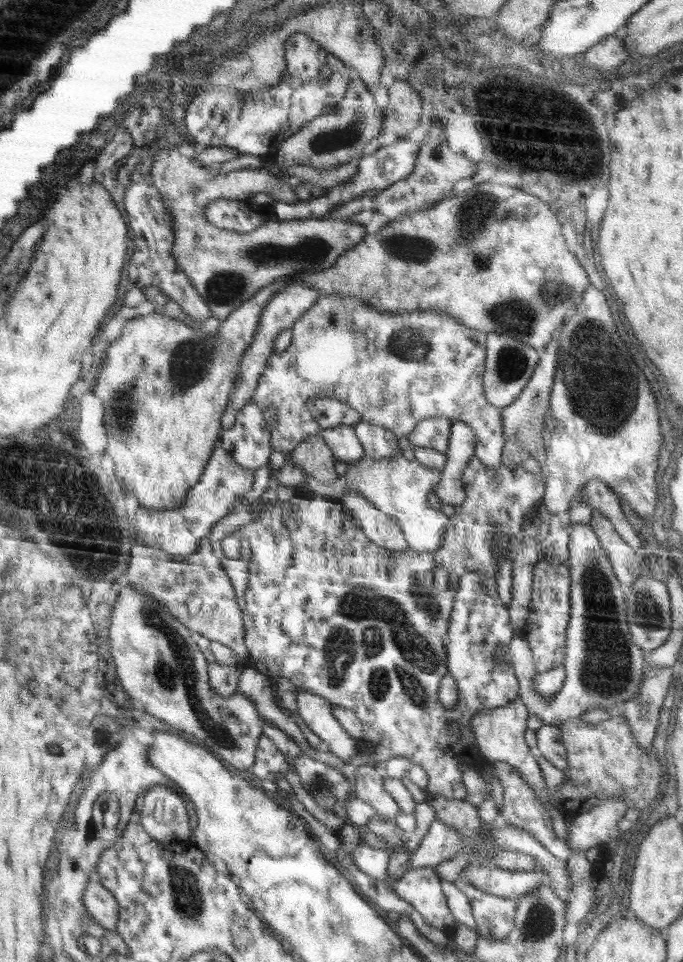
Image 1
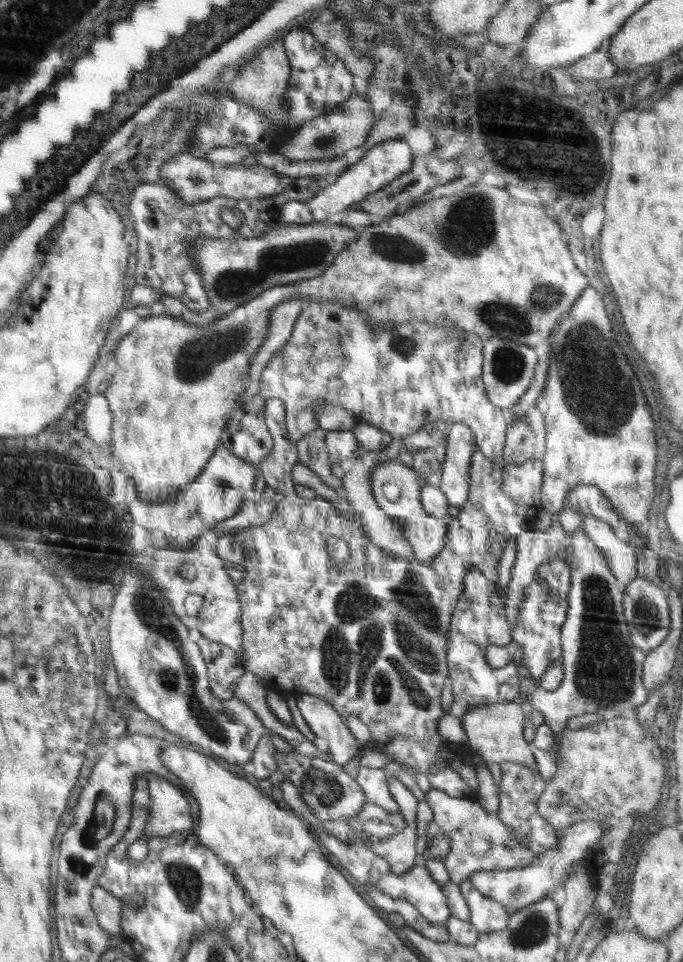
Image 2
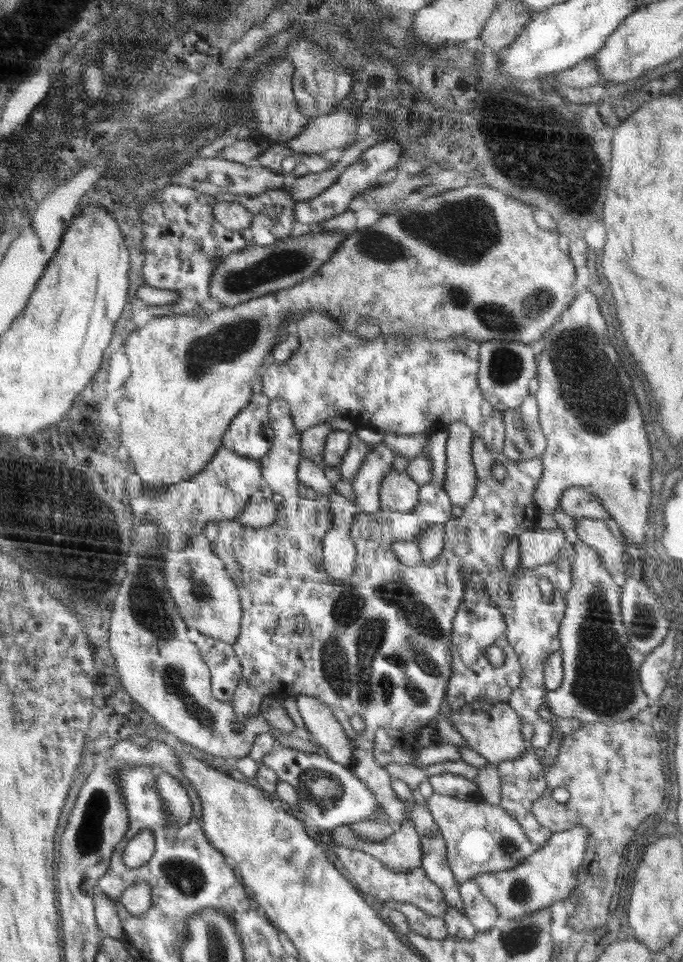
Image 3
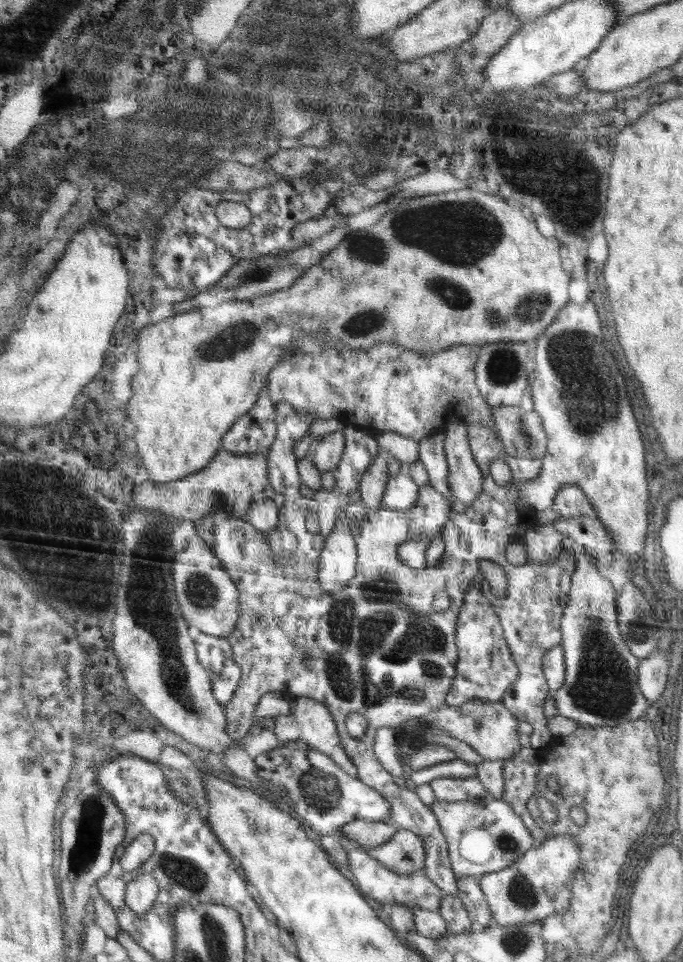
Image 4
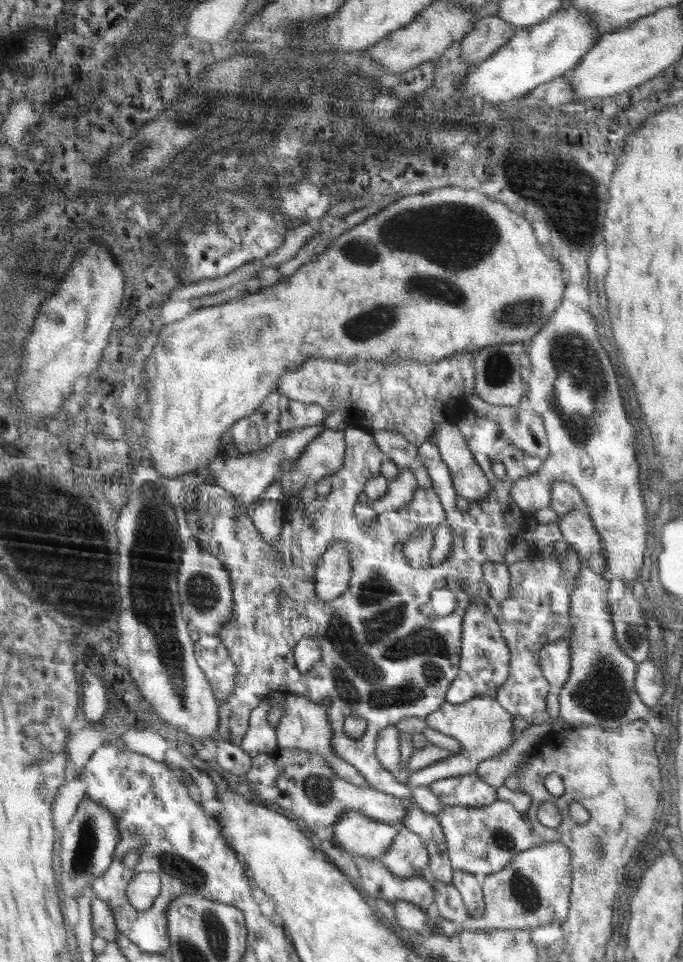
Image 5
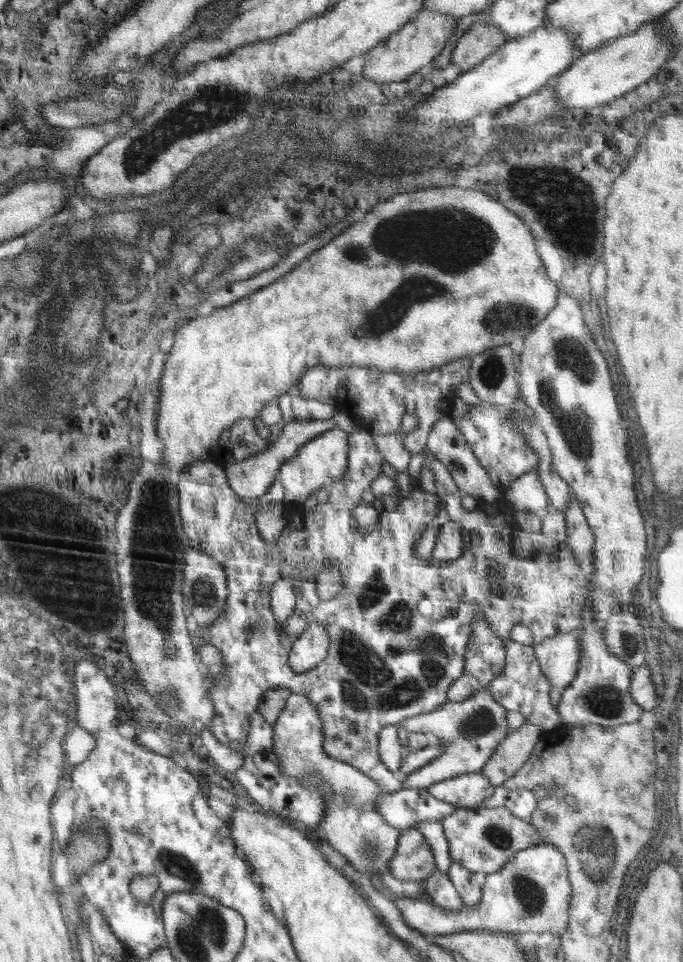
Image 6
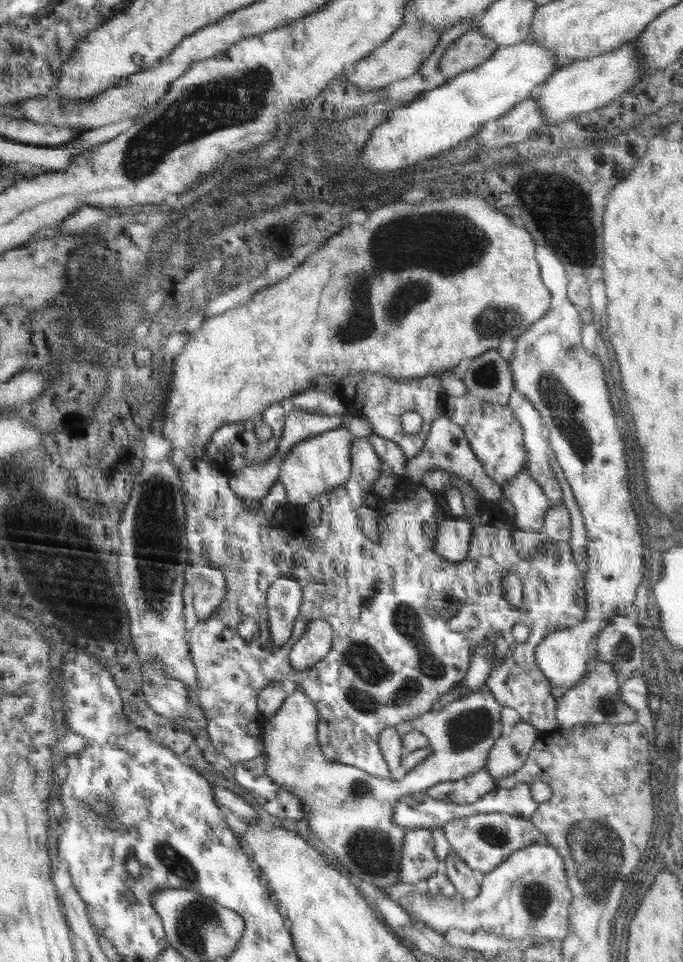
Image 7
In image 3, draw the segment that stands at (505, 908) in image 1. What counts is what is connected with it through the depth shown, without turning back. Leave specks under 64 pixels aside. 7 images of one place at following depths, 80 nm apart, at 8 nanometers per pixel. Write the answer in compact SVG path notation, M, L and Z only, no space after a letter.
M473 879L459 884L459 895L463 900L465 911L477 931L490 930L498 924L499 914L496 907L484 896Z

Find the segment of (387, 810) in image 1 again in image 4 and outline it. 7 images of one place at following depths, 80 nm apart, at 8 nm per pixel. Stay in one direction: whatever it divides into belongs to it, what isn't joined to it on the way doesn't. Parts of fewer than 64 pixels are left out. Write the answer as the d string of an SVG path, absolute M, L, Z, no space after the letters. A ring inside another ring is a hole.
M286 401L275 403L277 437L269 448L267 474L269 485L275 490L280 500L280 518L277 525L267 531L256 531L254 536L246 537L244 521L234 518L225 509L217 509L200 520L194 520L193 532L198 533L225 567L226 573L238 590L239 617L232 635L226 640L233 648L233 655L241 668L241 679L232 698L225 705L228 716L226 728L235 741L242 740L253 725L254 710L260 699L269 693L286 691L294 697L306 697L317 700L326 706L332 715L339 739L345 753L353 760L357 768L356 776L370 788L376 789L389 804L389 814L392 824L397 828L415 832L425 846L425 872L427 877L443 891L440 908L437 911L411 907L413 930L428 938L442 938L447 934L462 935L474 928L468 913L457 897L458 885L454 874L447 842L441 833L439 822L433 810L426 806L416 793L406 787L402 788L393 781L393 776L382 766L374 752L375 734L379 728L390 726L396 731L399 748L408 742L418 750L426 745L425 734L427 725L418 724L409 732L402 725L410 720L422 719L423 716L438 710L446 704L458 707L473 699L484 699L490 702L500 701L518 722L525 721L532 726L530 737L531 750L516 753L511 759L504 761L503 795L501 799L507 802L511 809L522 819L527 831L535 838L537 844L547 839L546 831L538 828L532 815L528 812L528 799L537 792L536 776L539 773L539 760L536 750L544 748L552 741L553 734L546 726L543 707L546 696L549 695L546 677L543 673L542 661L545 652L561 644L564 608L568 605L568 594L571 588L571 578L576 568L577 551L570 552L570 542L562 548L562 554L553 563L530 563L513 566L505 560L505 552L510 542L510 536L529 535L530 530L539 525L537 510L524 506L519 499L517 484L534 480L541 471L541 459L528 459L510 456L505 452L499 438L491 428L483 424L468 424L467 435L475 461L482 471L483 485L480 494L467 505L464 513L454 513L452 510L448 475L449 466L445 456L444 443L446 434L428 435L418 443L419 459L424 463L428 473L429 484L419 487L417 500L408 510L370 510L351 526L351 533L357 544L356 575L348 582L344 590L334 594L324 594L318 584L319 553L324 546L325 538L332 532L336 519L343 506L351 501L349 494L356 491L360 479L376 455L380 453L377 440L370 437L360 428L346 426L342 423L345 434L345 449L338 466L331 471L335 478L333 490L317 490L312 498L304 497L299 491L299 472L297 471L297 456L293 448L308 433L309 426L314 422L307 414L298 414ZM502 459L511 468L512 480L508 484L499 485L490 478L490 464L493 460ZM442 535L445 544L444 554L437 566L414 569L400 561L397 548L409 540L418 537L428 537L433 540ZM489 561L504 568L508 588L506 598L494 596L492 586L480 573L479 566ZM436 592L446 592L450 597L450 606L446 610L436 610L434 596ZM348 714L362 714L368 722L366 733L355 740L350 739L344 720Z

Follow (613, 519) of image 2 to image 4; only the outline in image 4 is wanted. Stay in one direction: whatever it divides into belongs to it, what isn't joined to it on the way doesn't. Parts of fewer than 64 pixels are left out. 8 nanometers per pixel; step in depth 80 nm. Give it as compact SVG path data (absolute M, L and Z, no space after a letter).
M564 485L556 493L553 508L563 518L576 516L596 516L592 503L580 487Z

